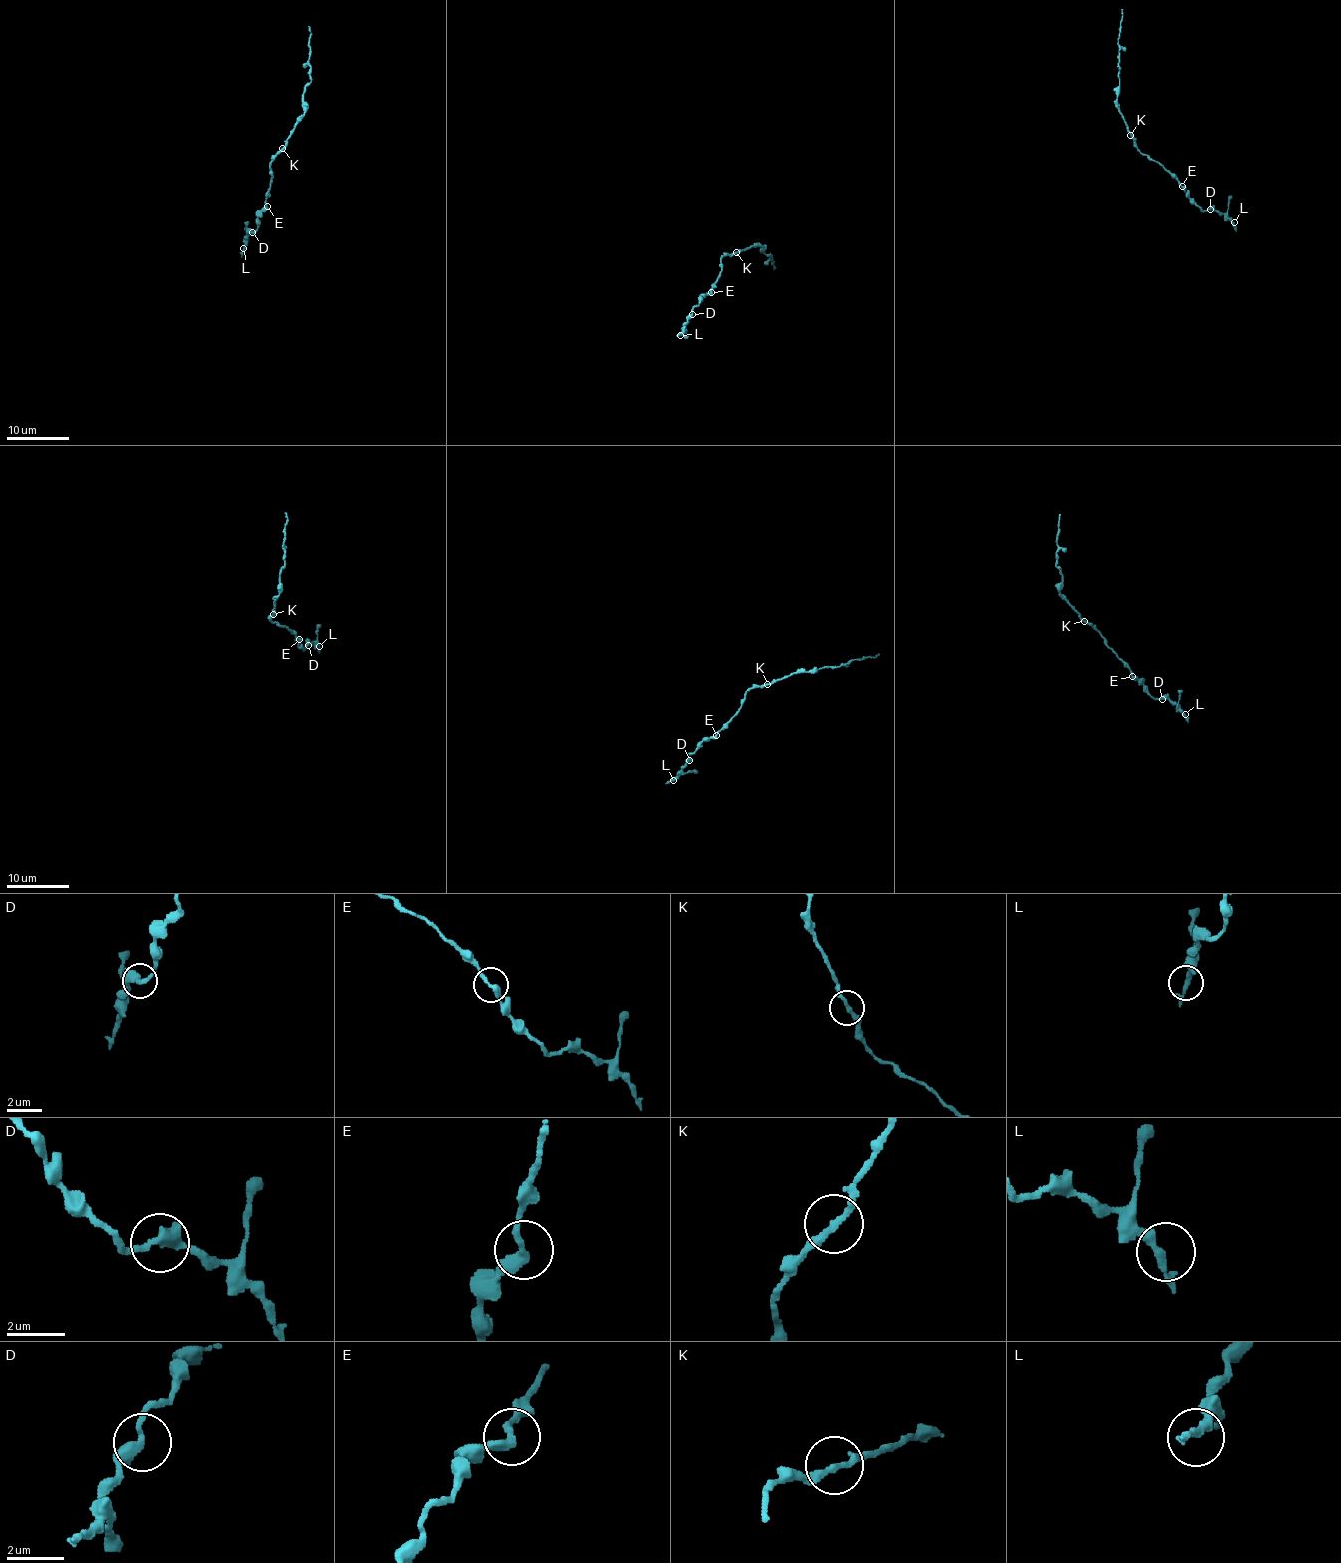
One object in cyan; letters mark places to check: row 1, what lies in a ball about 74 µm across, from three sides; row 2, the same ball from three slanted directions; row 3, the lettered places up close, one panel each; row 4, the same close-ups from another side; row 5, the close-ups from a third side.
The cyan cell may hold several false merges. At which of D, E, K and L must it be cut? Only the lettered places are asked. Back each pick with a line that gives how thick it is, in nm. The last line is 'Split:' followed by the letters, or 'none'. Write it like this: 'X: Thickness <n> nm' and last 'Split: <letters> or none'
Split: none

